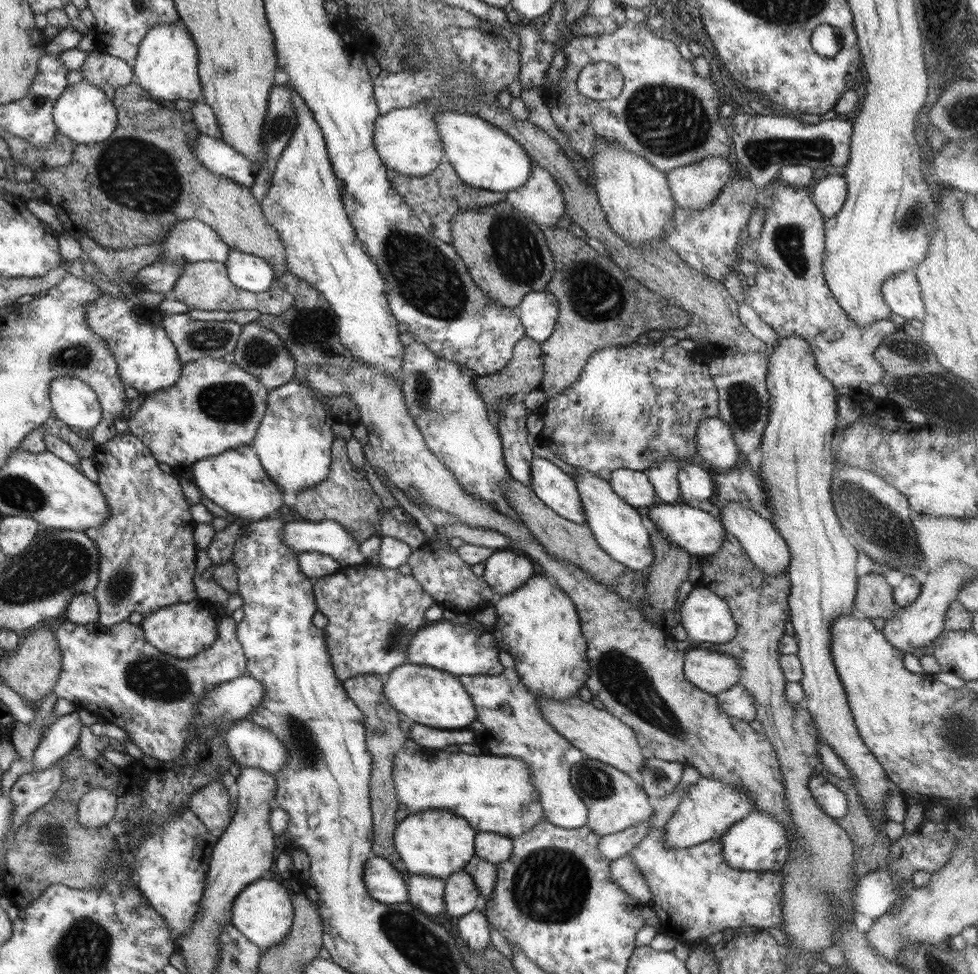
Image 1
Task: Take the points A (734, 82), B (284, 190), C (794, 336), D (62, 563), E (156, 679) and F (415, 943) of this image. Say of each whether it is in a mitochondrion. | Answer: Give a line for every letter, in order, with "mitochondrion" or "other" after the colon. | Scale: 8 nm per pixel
A: other
B: other
C: other
D: mitochondrion
E: mitochondrion
F: mitochondrion

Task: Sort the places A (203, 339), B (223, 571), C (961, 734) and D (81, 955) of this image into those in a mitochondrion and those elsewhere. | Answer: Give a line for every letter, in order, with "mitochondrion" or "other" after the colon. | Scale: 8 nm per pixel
A: mitochondrion
B: mitochondrion
C: mitochondrion
D: mitochondrion

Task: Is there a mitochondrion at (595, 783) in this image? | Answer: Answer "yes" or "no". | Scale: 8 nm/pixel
yes

